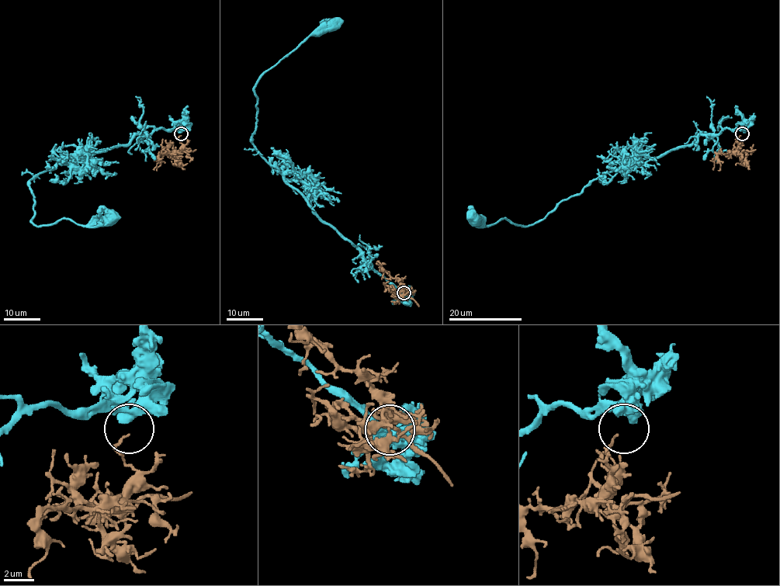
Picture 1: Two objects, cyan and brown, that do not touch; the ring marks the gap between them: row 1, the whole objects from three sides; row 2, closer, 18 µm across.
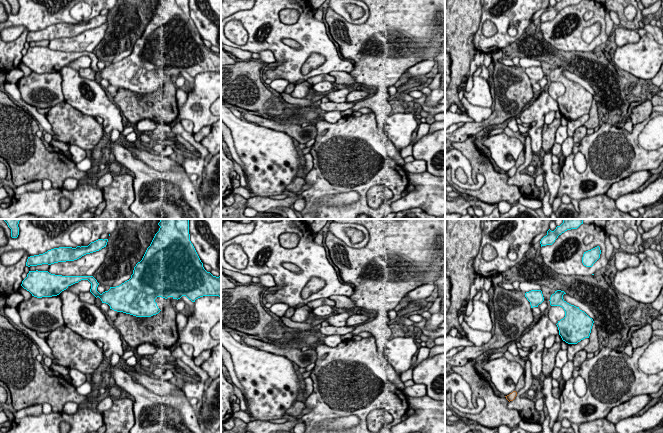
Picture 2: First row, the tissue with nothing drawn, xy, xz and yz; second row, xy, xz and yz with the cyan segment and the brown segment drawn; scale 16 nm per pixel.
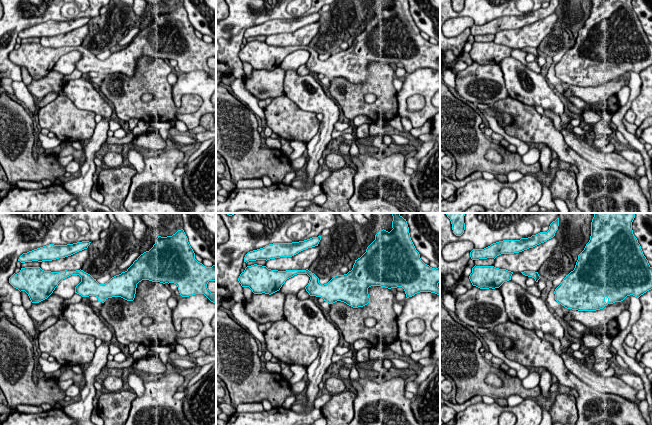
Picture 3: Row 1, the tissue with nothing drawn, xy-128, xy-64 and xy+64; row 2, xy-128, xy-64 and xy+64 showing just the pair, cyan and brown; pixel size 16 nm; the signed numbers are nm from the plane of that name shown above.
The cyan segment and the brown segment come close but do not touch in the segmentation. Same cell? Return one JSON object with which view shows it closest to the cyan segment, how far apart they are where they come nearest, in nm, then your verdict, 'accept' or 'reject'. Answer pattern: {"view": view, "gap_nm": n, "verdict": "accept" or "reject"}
{"view": "yz", "gap_nm": 1100, "verdict": "reject"}

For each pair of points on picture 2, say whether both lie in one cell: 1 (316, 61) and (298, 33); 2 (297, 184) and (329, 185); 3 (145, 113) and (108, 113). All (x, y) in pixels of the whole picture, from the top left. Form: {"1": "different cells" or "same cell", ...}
{"1": "different cells", "2": "different cells", "3": "different cells"}

